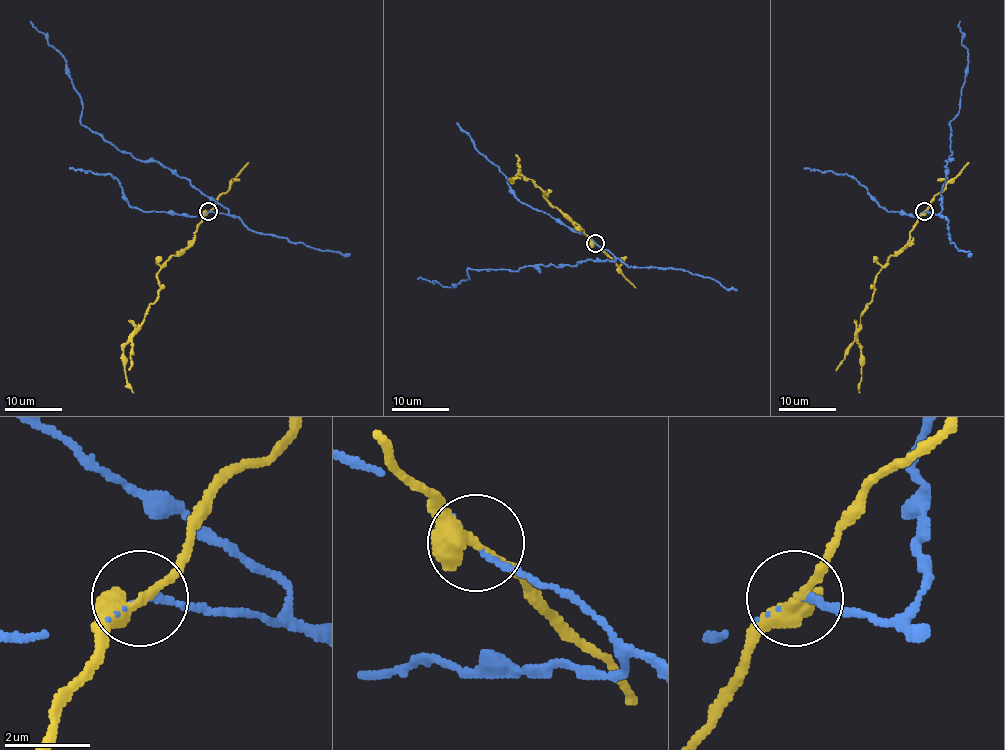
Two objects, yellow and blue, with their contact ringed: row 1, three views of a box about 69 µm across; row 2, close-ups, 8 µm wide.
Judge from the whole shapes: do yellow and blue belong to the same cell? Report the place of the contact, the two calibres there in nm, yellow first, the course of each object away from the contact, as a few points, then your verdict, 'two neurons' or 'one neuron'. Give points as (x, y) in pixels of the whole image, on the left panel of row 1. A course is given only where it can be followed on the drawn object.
place (208, 211); calibres 400 and 130 nm; course yellow (209, 211), (194, 233), (193, 241), (171, 257), (157, 276), (158, 296), (124, 348), (125, 378), (134, 393); course blue (209, 211), (228, 214), (187, 179), (154, 160), (122, 153), (80, 123), (80, 95), (66, 59), (30, 20); two neurons

